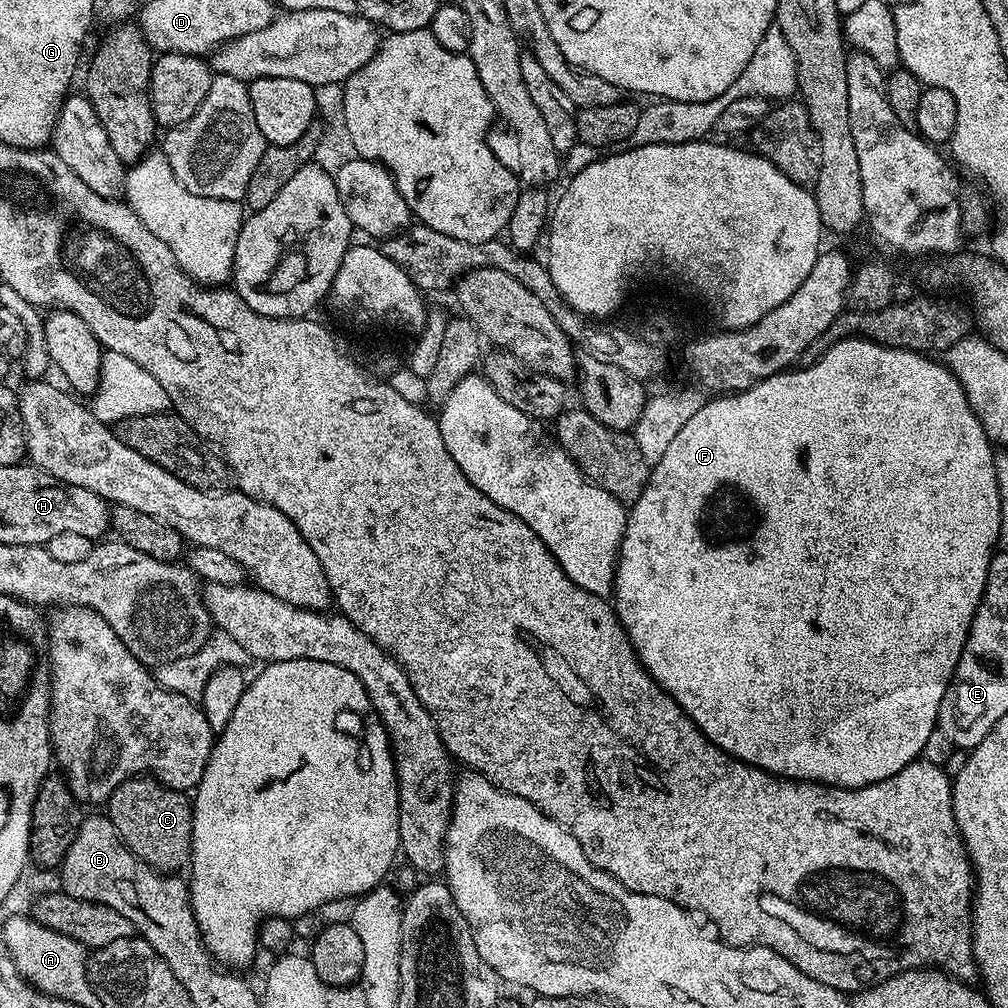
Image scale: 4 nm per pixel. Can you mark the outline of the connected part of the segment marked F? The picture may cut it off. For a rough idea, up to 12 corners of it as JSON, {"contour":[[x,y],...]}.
{"contour":[[931,355],[705,402],[614,607],[744,764],[921,759],[1000,539]]}

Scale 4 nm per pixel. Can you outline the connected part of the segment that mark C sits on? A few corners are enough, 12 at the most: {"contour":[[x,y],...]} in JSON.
{"contour":[[149,776],[106,801],[120,840],[161,874],[189,863],[189,797]]}

